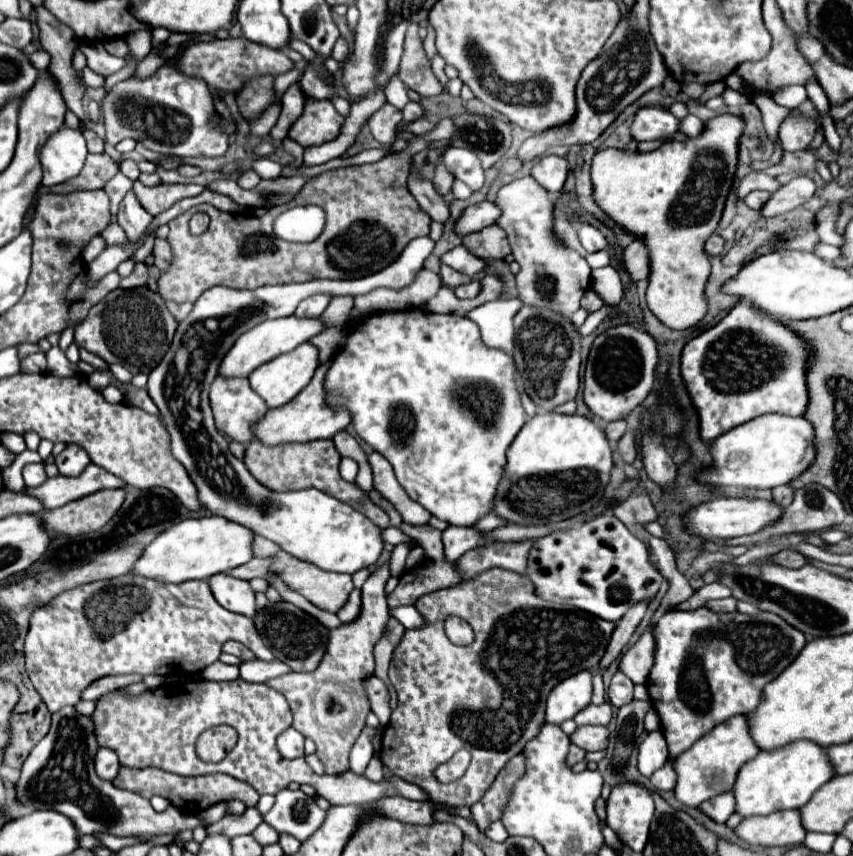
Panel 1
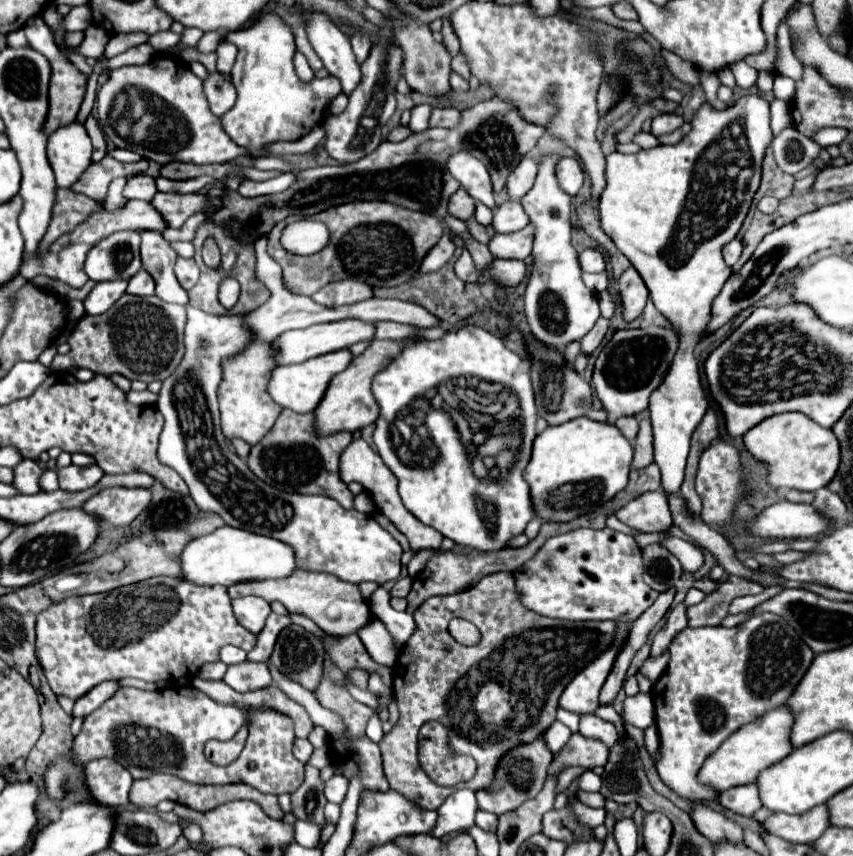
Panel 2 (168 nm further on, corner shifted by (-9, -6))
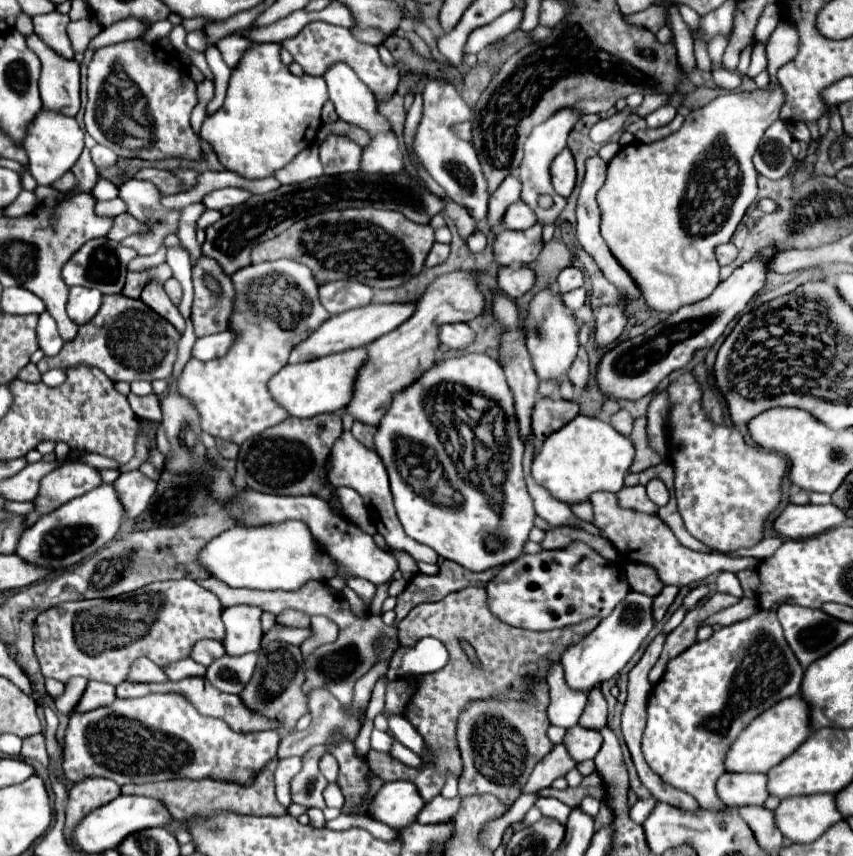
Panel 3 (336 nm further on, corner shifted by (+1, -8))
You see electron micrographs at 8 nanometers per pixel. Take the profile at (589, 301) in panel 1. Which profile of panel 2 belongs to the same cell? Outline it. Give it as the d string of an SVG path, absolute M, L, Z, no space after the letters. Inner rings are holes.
M598 318L598 322L594 324L594 328L580 340L582 354L592 356L592 352L602 344L602 338L604 338L606 330L608 330L608 320L606 318Z

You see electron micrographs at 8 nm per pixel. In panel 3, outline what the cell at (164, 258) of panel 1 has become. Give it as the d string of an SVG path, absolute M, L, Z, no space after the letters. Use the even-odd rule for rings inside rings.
M168 278L168 282L164 282L164 290L170 296L170 300L178 306L180 300L182 300L182 286L180 286L180 282L176 278Z

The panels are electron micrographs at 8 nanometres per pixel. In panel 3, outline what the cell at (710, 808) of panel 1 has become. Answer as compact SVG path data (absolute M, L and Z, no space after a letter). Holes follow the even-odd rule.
M722 774L716 782L718 796L732 808L762 806L768 798L766 774Z

